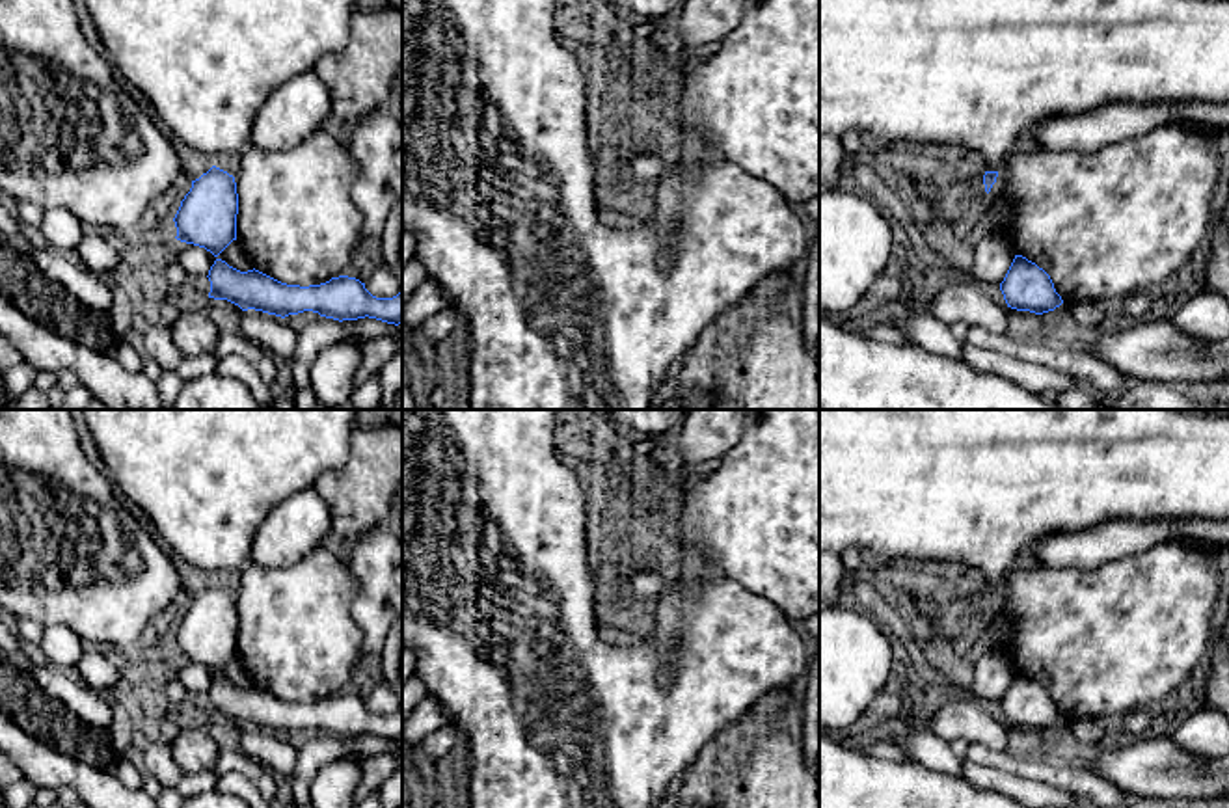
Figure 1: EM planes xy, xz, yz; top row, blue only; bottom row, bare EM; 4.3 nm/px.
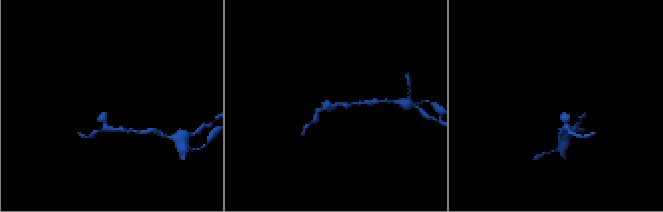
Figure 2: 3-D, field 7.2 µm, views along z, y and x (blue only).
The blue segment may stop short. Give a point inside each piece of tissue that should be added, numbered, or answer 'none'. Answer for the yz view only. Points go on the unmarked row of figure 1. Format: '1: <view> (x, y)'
1: yz (937, 488)

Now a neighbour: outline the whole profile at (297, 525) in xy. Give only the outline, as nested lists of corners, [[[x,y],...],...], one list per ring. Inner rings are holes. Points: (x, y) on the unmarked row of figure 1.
[[[311,486],[268,512],[253,536],[250,564],[289,568],[326,542],[331,542],[330,510]]]

